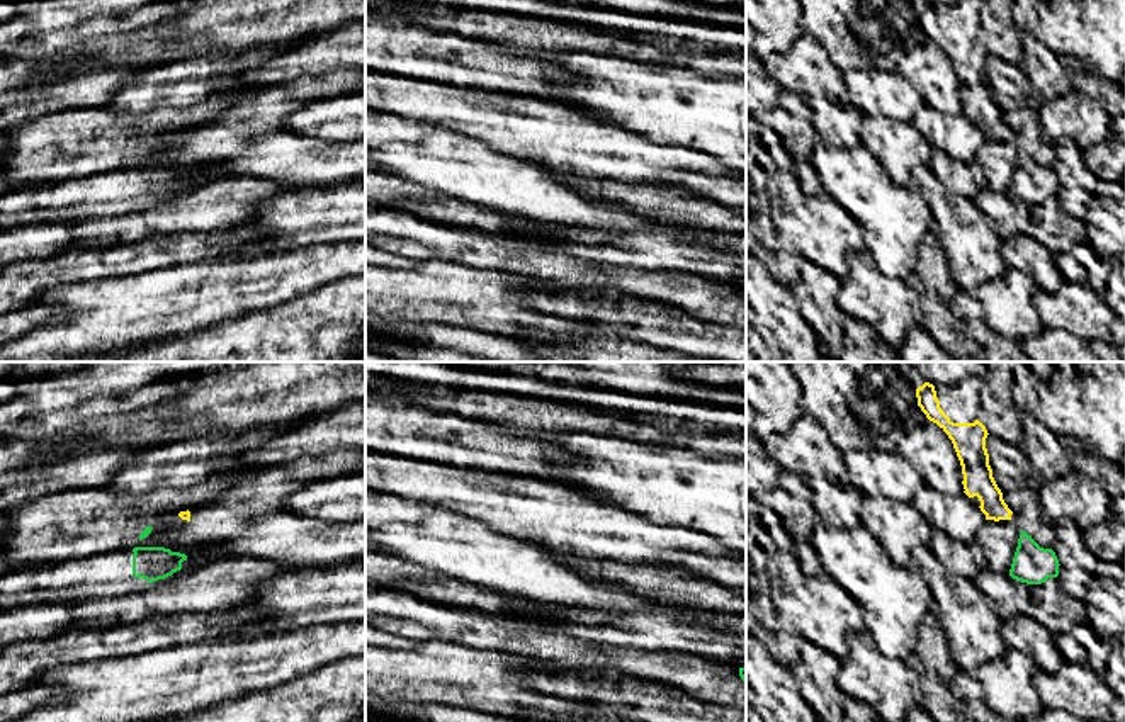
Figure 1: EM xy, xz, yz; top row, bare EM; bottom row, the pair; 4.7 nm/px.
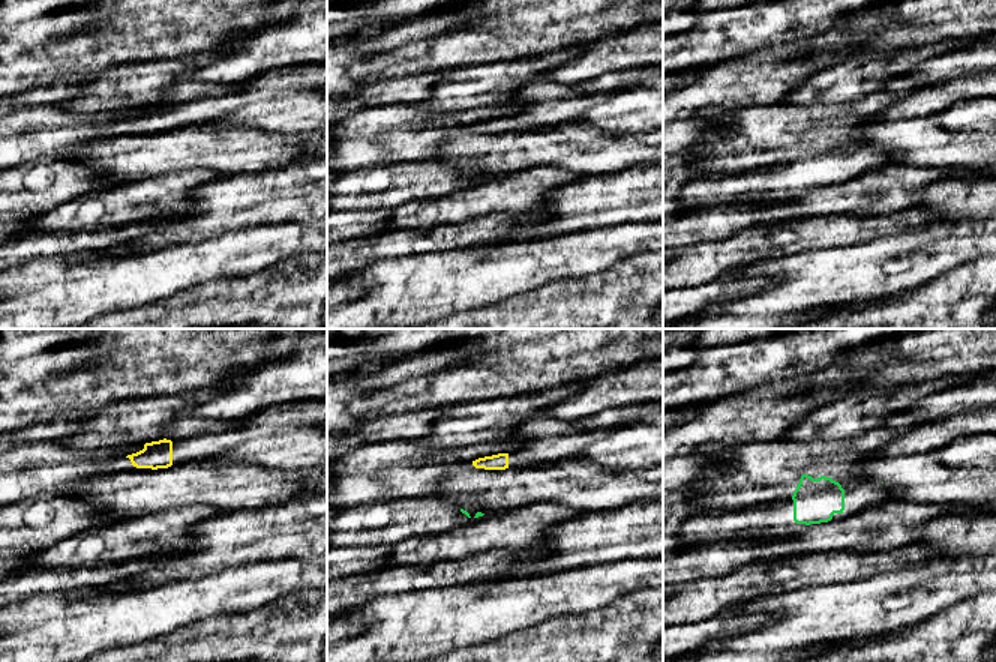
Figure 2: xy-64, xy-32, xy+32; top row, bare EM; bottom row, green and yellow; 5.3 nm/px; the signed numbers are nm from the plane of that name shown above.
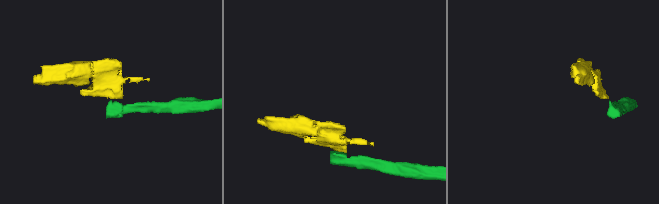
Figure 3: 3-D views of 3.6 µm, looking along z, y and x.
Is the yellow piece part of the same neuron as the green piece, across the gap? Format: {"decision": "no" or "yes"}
{"decision": "no"}

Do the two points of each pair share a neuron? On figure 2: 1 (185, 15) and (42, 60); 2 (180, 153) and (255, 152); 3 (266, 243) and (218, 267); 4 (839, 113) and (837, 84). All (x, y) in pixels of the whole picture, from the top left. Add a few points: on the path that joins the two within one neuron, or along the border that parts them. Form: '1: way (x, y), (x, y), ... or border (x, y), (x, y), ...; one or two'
1: way (149, 27), (132, 36), (107, 41), (78, 54); one
2: way (198, 152), (237, 152); one
3: way (254, 249), (230, 255); one
4: border (873, 93), (843, 102), (815, 102), (804, 107); two

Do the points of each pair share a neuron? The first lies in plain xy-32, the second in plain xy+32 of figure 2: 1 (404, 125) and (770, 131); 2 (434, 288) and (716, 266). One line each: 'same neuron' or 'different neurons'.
1: same neuron
2: different neurons

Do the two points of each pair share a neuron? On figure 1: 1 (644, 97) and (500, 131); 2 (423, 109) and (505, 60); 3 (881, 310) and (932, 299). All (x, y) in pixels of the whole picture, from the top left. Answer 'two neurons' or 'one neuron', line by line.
1: two neurons
2: two neurons
3: two neurons

